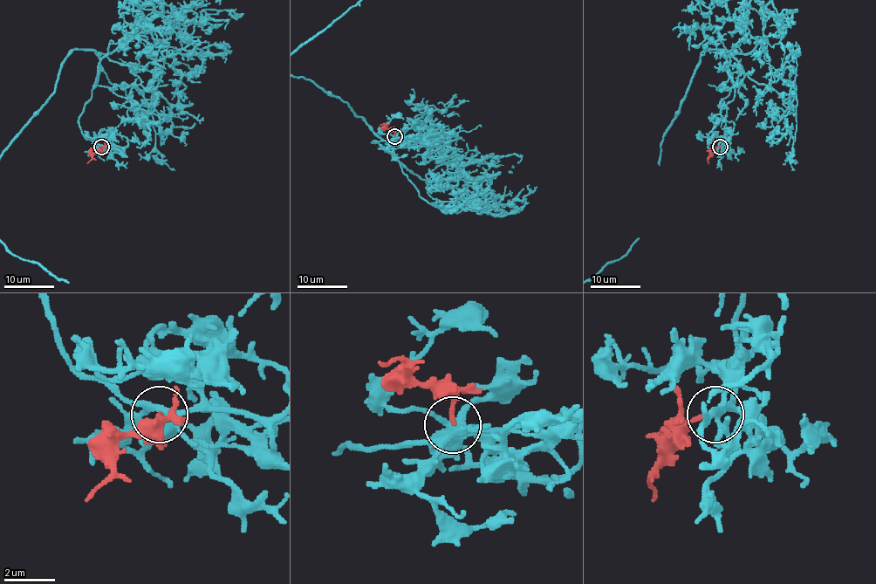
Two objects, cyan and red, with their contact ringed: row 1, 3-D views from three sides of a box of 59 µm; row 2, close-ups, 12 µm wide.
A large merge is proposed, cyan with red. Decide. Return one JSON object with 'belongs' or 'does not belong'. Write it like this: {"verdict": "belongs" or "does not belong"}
{"verdict": "belongs"}

